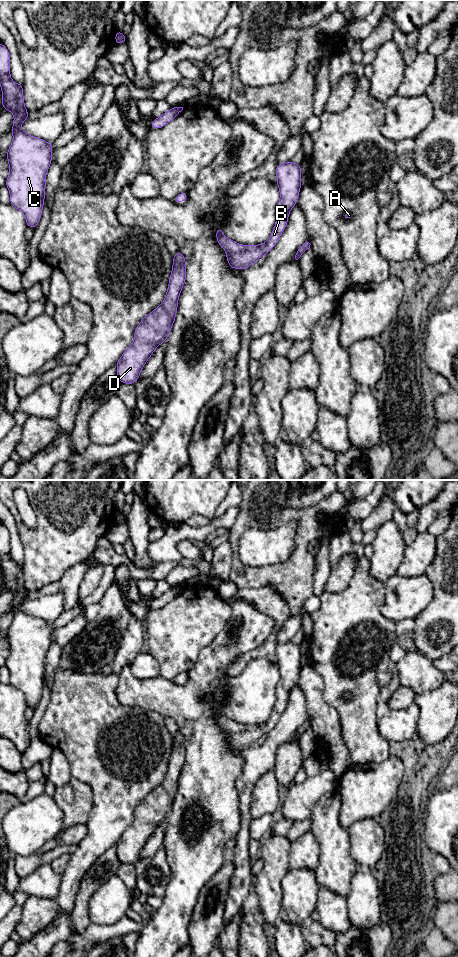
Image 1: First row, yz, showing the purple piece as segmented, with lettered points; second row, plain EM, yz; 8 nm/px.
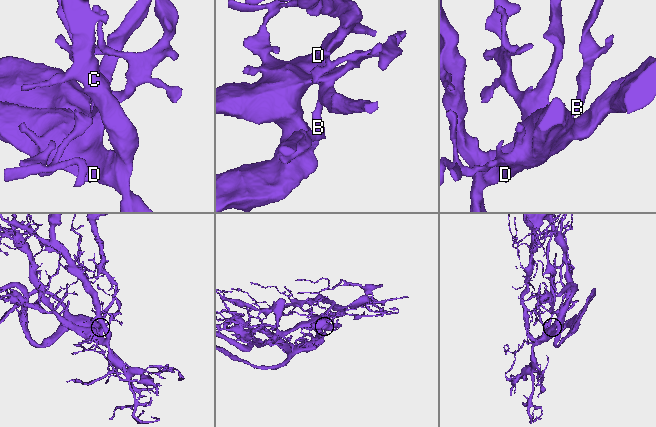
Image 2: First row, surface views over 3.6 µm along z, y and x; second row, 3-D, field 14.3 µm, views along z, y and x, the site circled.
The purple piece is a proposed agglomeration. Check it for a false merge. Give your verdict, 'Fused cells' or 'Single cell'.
Single cell

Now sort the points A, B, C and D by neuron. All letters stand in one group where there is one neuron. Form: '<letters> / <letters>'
A B C D

